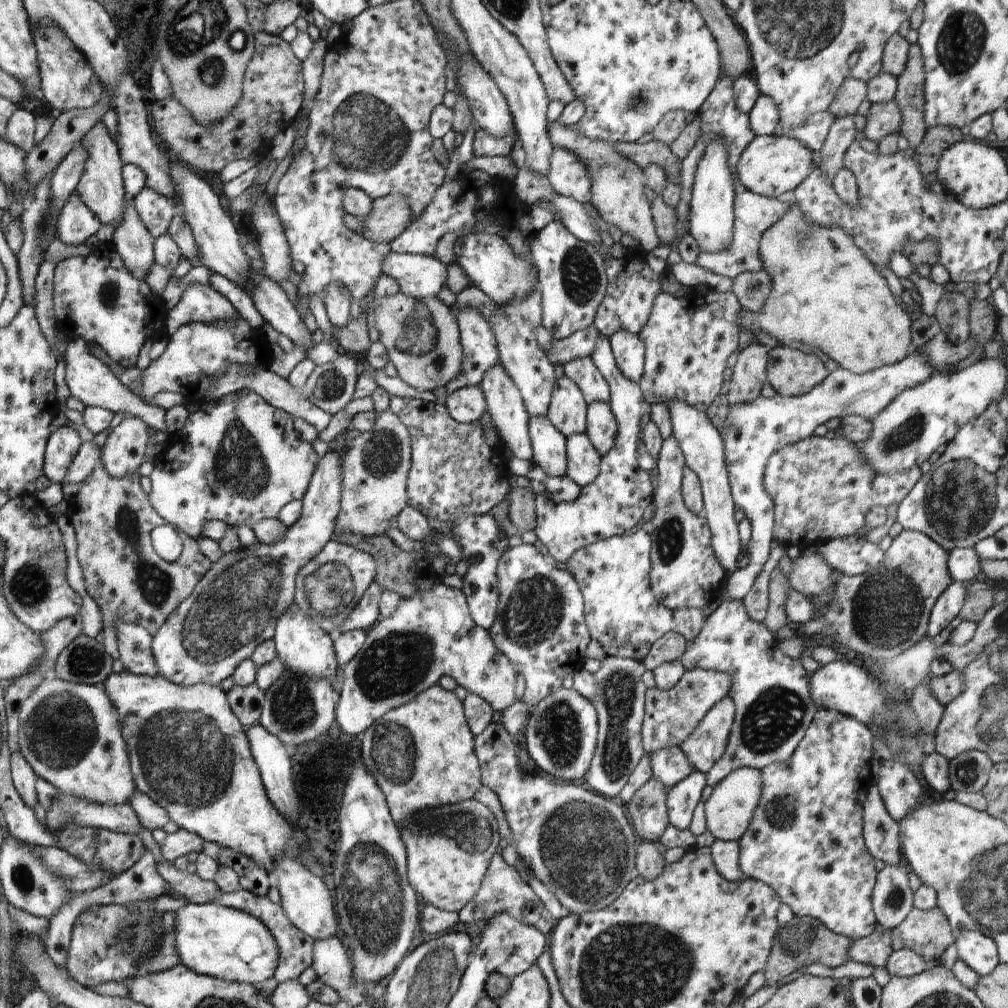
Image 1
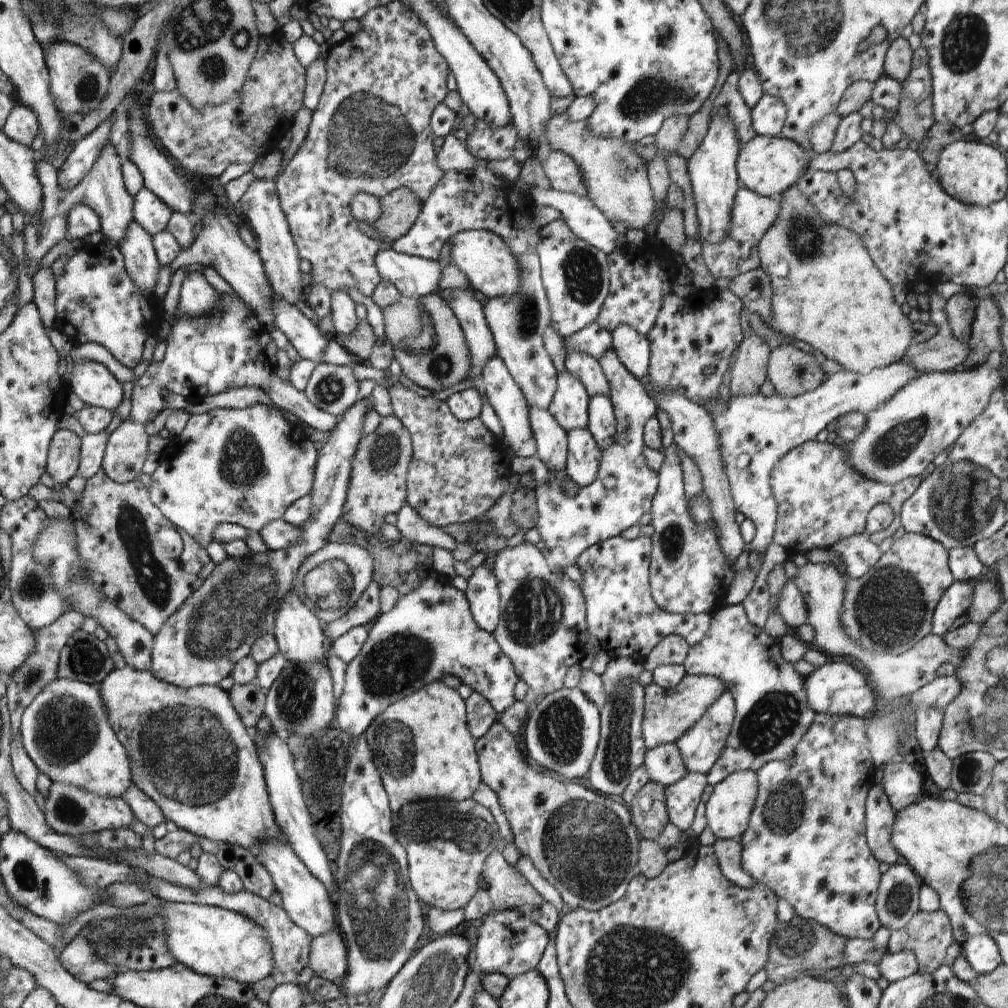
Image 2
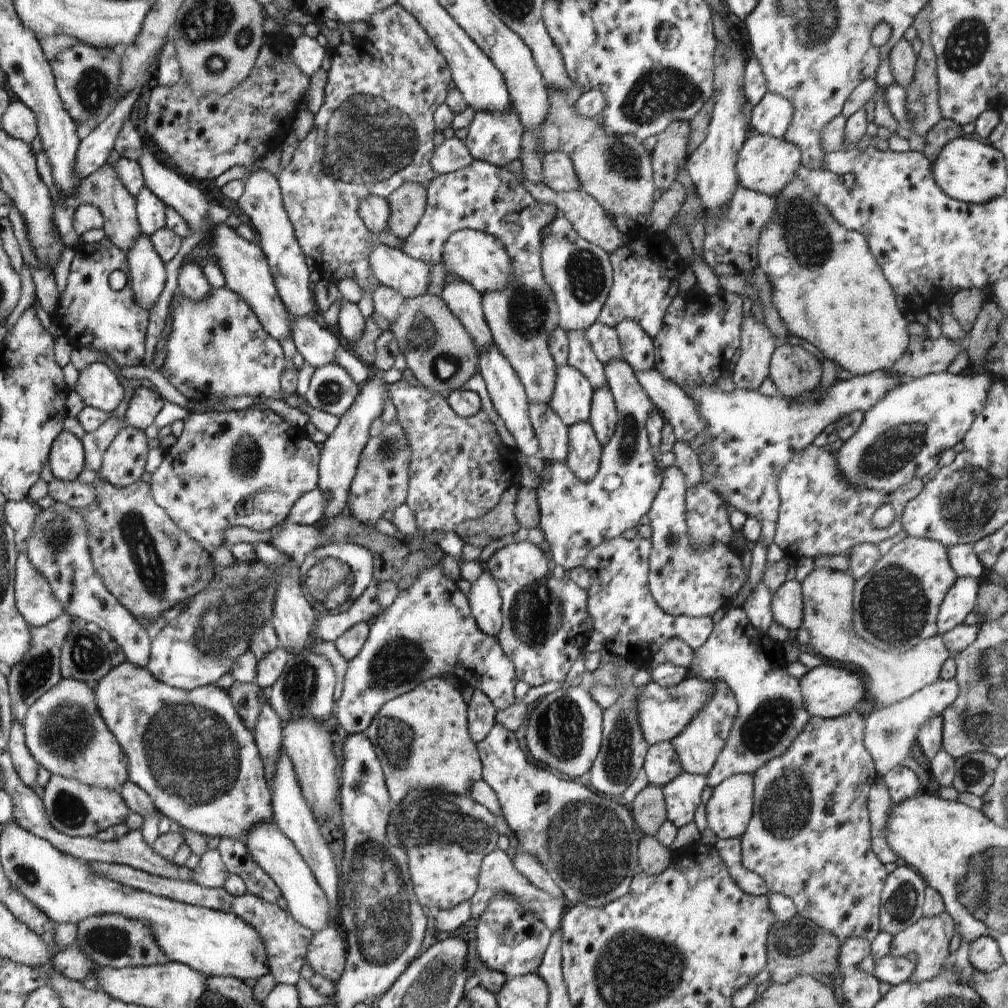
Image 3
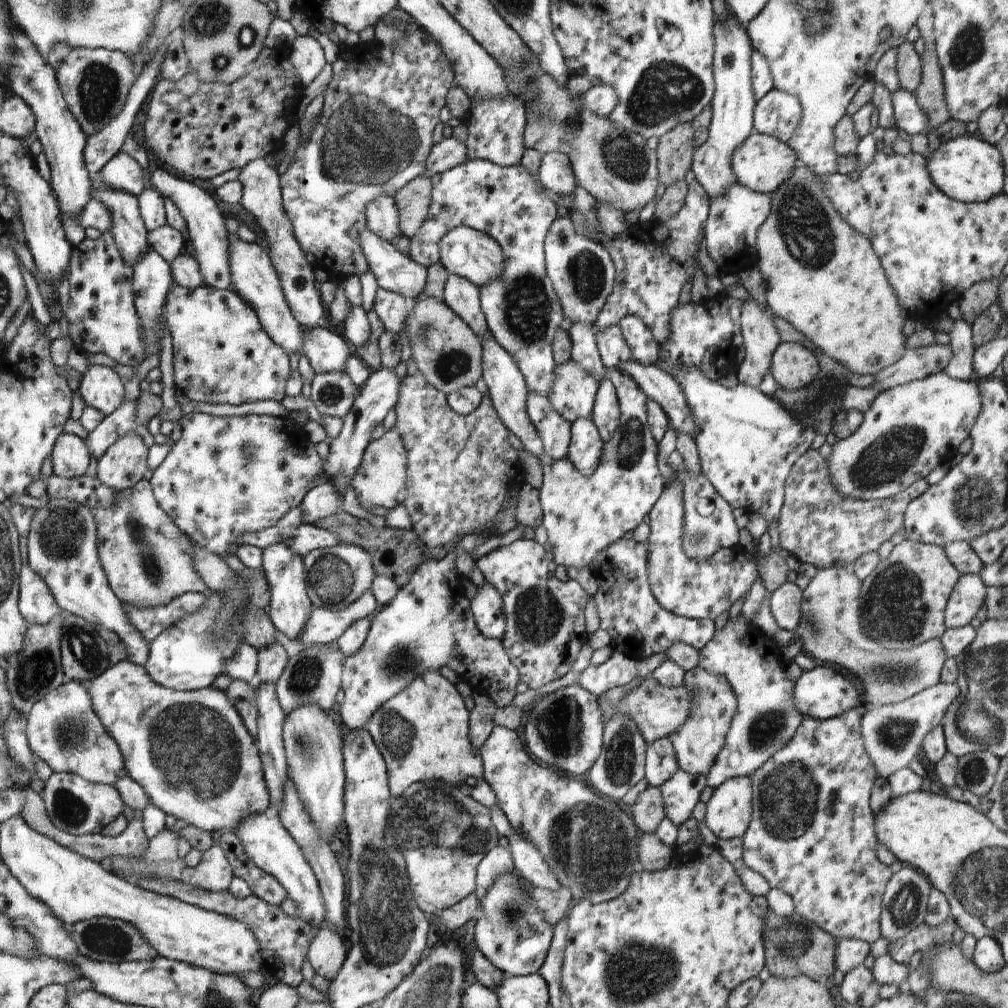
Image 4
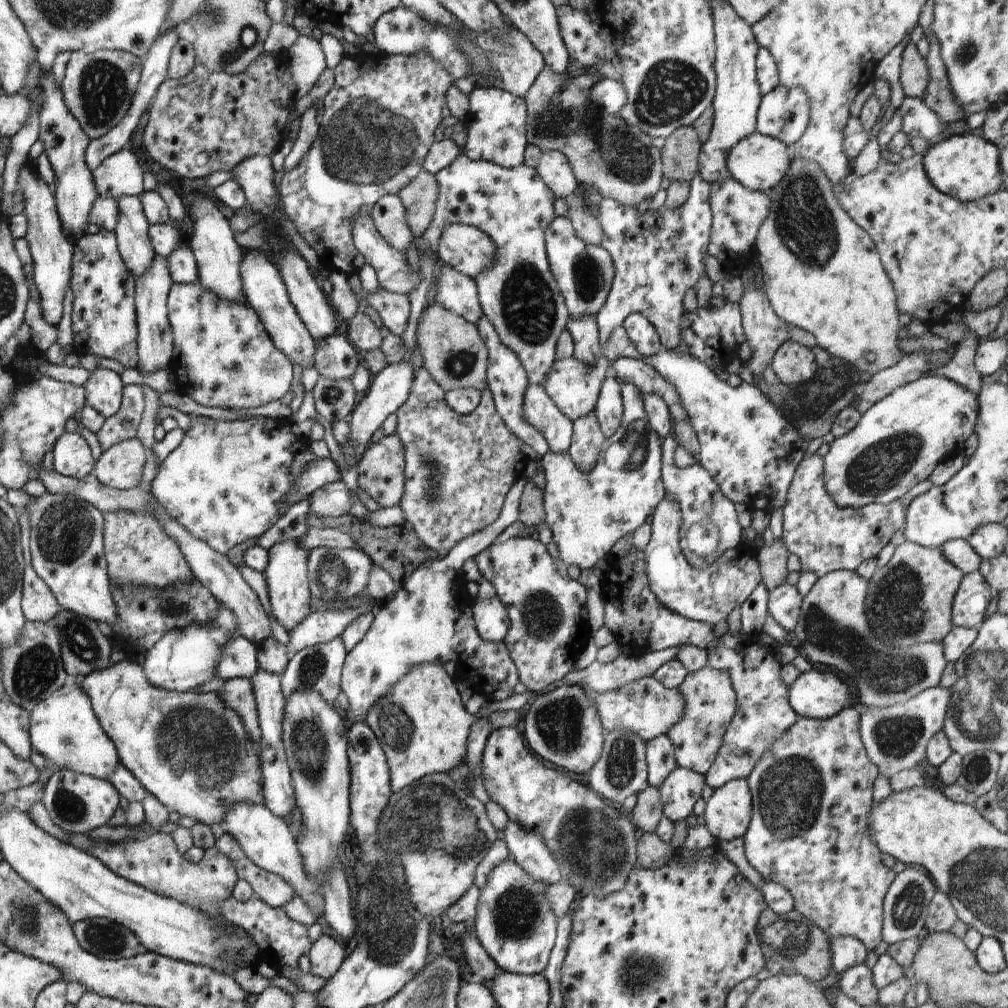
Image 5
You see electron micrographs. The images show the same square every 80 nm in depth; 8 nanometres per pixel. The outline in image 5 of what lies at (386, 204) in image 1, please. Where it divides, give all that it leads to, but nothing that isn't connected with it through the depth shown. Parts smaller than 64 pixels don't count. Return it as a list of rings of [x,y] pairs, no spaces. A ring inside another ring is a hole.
[[[422,170],[418,178],[397,192],[407,210],[407,220],[414,238],[421,237],[428,230],[435,214],[440,188],[436,176]]]

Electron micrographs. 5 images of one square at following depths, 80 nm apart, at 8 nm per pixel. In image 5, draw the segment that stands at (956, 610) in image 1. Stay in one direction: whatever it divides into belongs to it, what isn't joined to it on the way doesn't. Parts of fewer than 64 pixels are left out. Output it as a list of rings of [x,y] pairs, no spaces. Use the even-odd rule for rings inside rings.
[[[979,570],[965,574],[952,601],[951,626],[979,628],[992,596],[990,585]]]

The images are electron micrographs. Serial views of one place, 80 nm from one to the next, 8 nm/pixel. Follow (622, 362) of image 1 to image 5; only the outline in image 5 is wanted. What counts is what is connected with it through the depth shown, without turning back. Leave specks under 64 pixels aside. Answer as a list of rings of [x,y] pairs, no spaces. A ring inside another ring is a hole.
[[[632,313],[623,323],[624,330],[638,350],[645,356],[651,357],[662,350],[662,340],[655,325],[642,313]]]

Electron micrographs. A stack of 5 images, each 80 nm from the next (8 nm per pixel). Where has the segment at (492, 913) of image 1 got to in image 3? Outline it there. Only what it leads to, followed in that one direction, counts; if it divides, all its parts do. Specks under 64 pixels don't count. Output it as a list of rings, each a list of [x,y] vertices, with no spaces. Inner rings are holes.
[[[495,849],[492,850],[487,856],[484,856],[483,865],[480,868],[478,891],[472,896],[469,901],[472,904],[472,919],[478,919],[486,906],[488,906],[488,900],[492,898],[492,894],[496,892],[502,892],[510,898],[514,898],[518,904],[522,904],[528,912],[534,912],[537,918],[546,926],[551,934],[554,934],[558,928],[561,928],[562,916],[569,907],[567,899],[564,894],[553,898],[550,894],[546,894],[542,890],[533,886],[524,876],[520,875],[520,872],[513,866],[513,860],[509,858],[507,852]]]

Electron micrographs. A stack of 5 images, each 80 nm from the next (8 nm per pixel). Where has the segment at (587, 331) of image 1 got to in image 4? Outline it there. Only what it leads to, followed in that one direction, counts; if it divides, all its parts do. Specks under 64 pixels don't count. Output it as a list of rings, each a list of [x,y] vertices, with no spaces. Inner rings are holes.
[[[618,325],[606,327],[604,331],[597,330],[595,339],[599,347],[599,355],[608,370],[617,367],[619,363],[631,360],[631,349],[628,348],[627,341],[624,340]]]

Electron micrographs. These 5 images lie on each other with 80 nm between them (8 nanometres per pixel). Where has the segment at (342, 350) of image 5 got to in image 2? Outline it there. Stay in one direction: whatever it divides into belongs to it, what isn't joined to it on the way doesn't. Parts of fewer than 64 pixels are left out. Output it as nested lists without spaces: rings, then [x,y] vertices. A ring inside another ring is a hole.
[[[276,294],[272,300],[272,312],[276,316],[276,329],[286,335],[299,358],[311,360],[315,364],[322,363],[330,340],[320,332],[320,328],[304,316],[296,305],[288,304]]]

